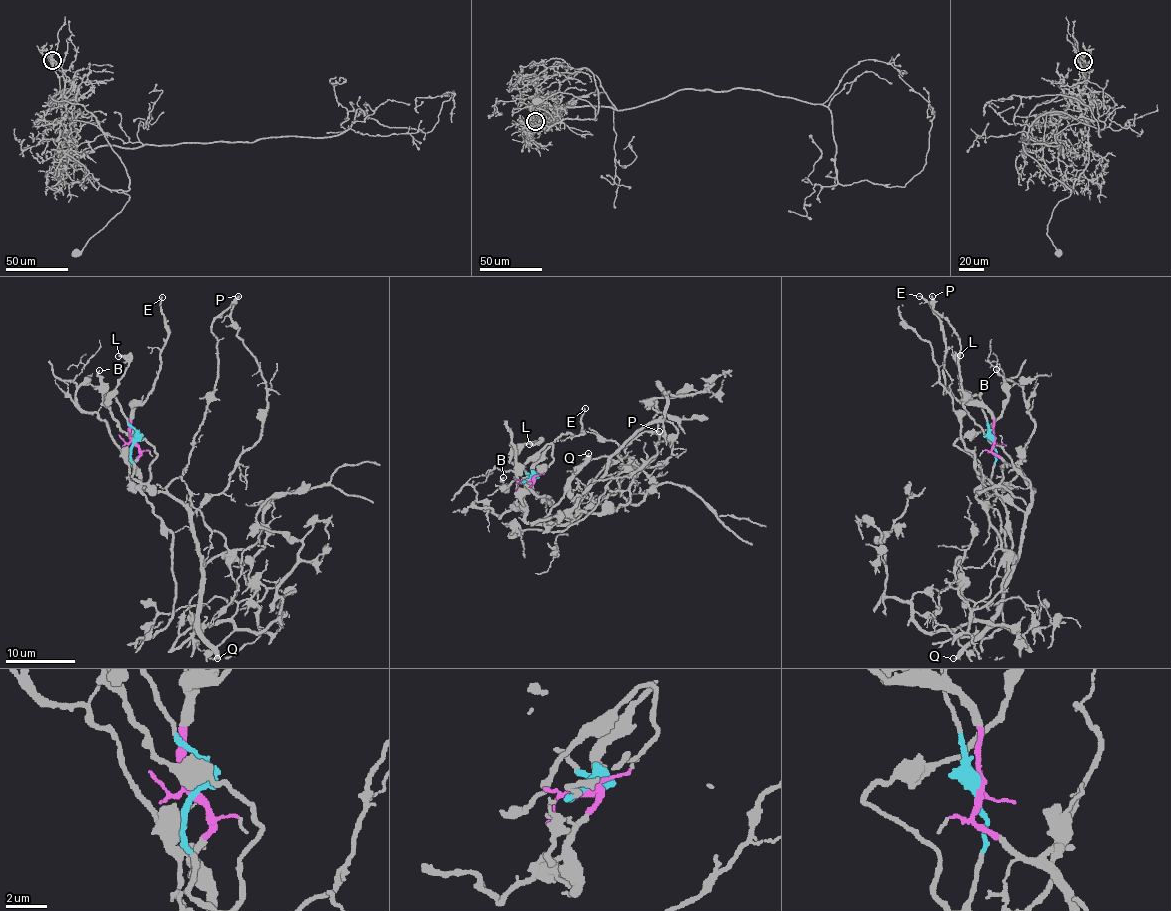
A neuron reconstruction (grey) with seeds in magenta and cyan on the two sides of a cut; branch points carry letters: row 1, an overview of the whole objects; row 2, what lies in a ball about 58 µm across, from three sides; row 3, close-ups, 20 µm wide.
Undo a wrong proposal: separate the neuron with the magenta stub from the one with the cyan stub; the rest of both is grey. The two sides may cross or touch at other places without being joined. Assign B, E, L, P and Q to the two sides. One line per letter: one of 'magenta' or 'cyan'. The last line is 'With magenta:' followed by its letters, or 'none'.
B: cyan
E: magenta
L: cyan
P: magenta
Q: magenta
With magenta: E, P, Q

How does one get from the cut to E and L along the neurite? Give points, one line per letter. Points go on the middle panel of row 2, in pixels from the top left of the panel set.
E: (529, 479), (526, 479), (536, 460), (561, 435), (584, 433), (581, 422), (584, 408)
L: (529, 479), (531, 476), (513, 461), (511, 453), (523, 444), (537, 444), (528, 443)

